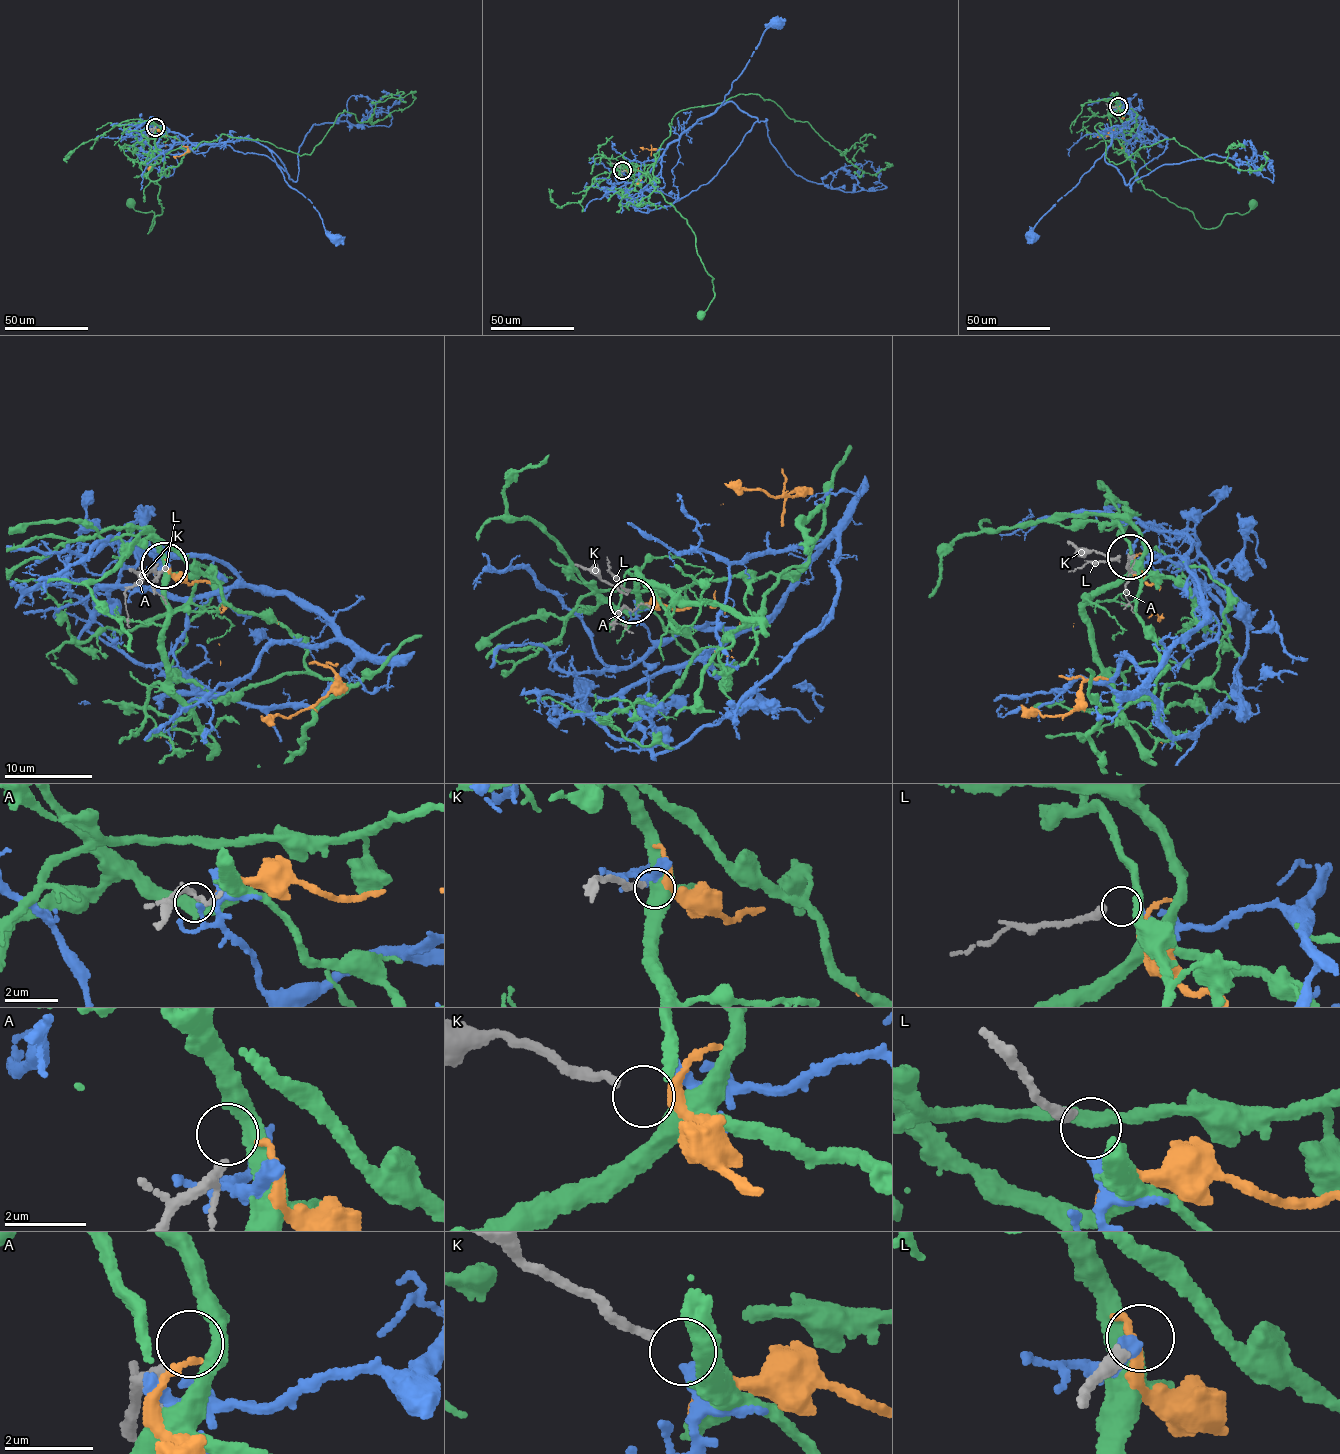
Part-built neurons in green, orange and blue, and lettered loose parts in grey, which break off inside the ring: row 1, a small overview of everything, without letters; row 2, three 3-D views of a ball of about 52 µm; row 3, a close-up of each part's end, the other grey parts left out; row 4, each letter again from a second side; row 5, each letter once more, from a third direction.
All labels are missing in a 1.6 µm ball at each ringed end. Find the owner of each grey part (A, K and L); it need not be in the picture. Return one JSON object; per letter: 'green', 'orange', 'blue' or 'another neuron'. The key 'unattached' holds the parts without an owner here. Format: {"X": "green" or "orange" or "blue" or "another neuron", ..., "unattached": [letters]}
{"A": "another neuron", "K": "orange", "L": "blue", "unattached": ["A"]}

